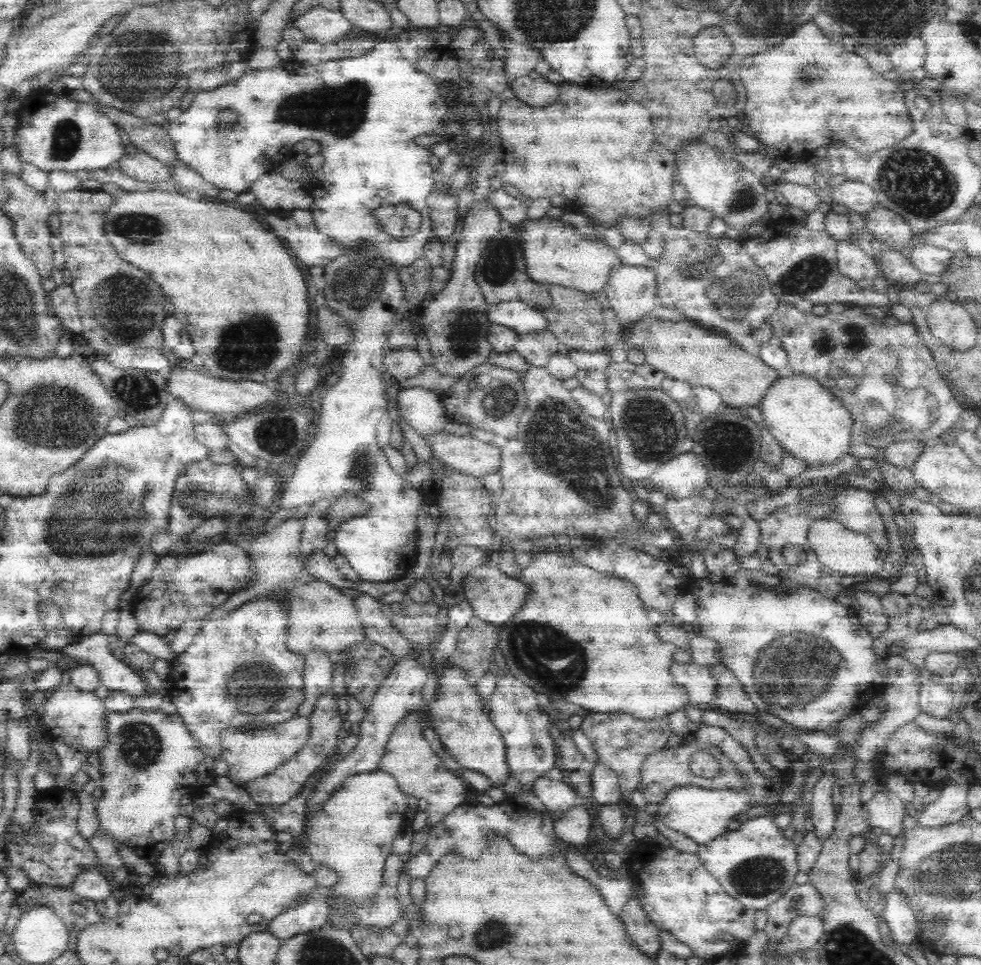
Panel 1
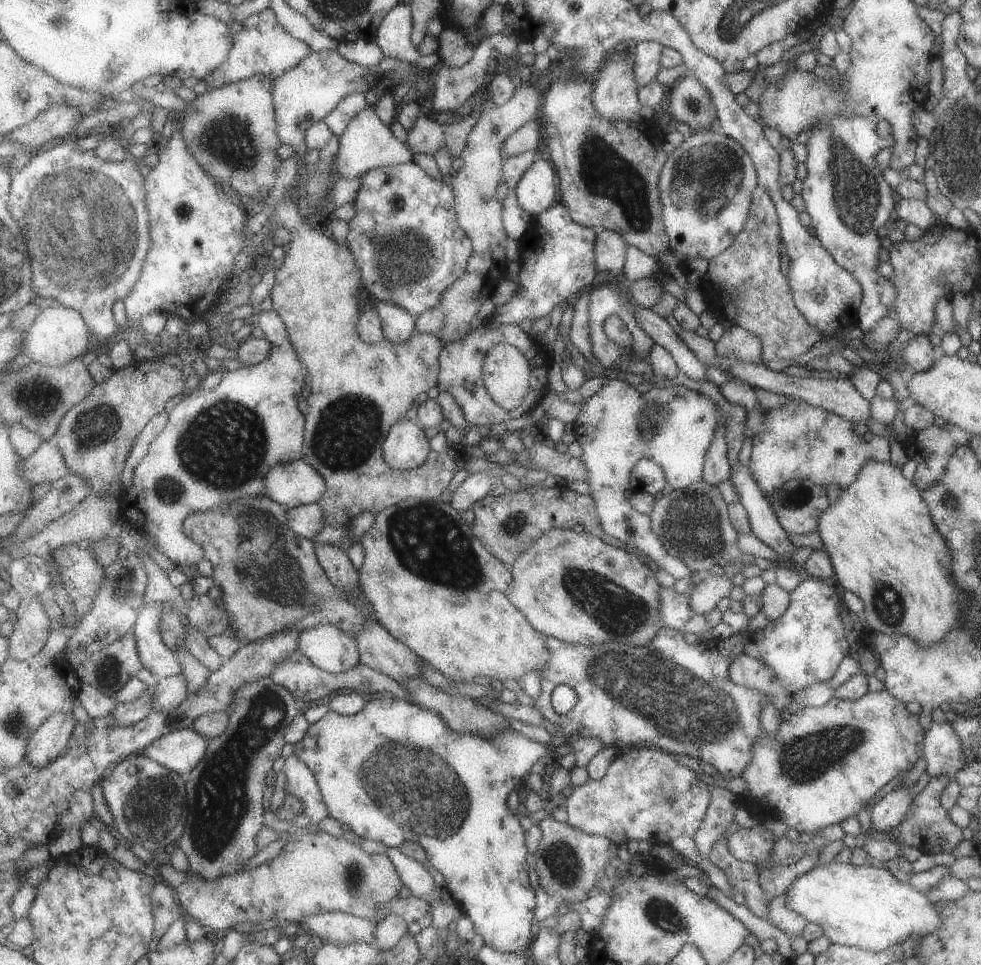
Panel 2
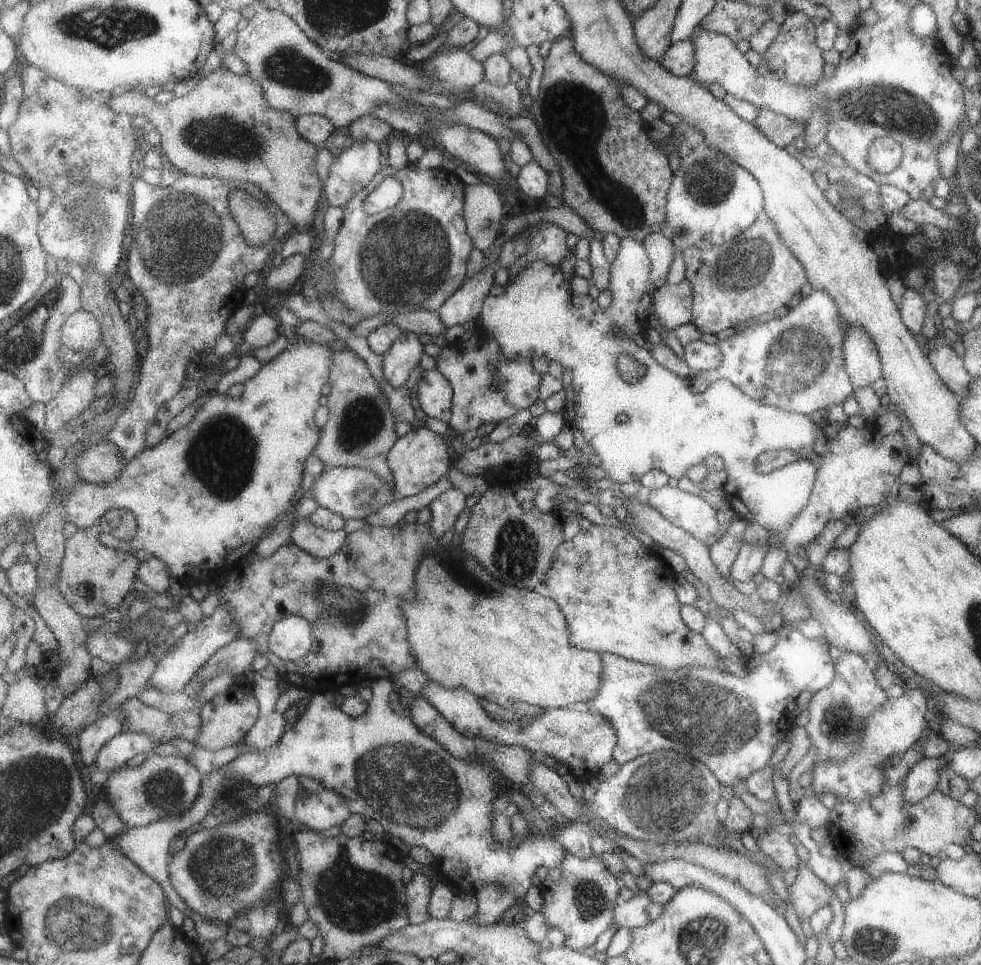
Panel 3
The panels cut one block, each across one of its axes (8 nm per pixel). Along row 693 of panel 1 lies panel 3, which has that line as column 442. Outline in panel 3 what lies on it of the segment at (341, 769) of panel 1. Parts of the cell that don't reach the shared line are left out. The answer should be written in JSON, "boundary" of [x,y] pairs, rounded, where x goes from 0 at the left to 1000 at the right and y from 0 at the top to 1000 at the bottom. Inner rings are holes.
{"boundary":[[[431,384],[422,393],[425,412],[434,432],[459,439],[463,405],[449,384]]]}

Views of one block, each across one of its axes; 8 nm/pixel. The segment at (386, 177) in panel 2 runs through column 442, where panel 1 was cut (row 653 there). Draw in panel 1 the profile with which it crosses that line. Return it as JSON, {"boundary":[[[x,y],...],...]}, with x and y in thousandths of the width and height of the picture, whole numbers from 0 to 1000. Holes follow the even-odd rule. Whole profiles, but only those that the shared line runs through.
{"boundary":[[[285,611],[285,615],[277,615],[274,617],[269,617],[268,619],[258,621],[253,621],[253,624],[250,624],[245,630],[233,634],[228,640],[223,641],[216,641],[216,642],[209,642],[208,649],[198,658],[196,663],[196,667],[180,680],[175,686],[173,686],[173,698],[171,698],[171,703],[169,703],[169,711],[171,711],[171,719],[170,722],[175,725],[175,730],[179,733],[179,741],[186,746],[188,753],[194,759],[194,761],[198,764],[198,767],[201,769],[201,772],[204,774],[204,777],[207,777],[207,780],[212,784],[216,784],[219,788],[224,788],[226,785],[226,772],[224,769],[227,767],[227,761],[233,760],[241,756],[249,756],[249,758],[263,758],[263,756],[270,756],[270,755],[280,755],[281,752],[288,751],[290,749],[294,749],[294,746],[298,744],[303,744],[304,741],[304,732],[308,730],[312,725],[312,711],[310,708],[310,694],[311,694],[311,682],[308,678],[303,678],[299,676],[295,672],[295,659],[294,659],[294,632],[296,632],[296,625],[293,622],[293,611]]]}

